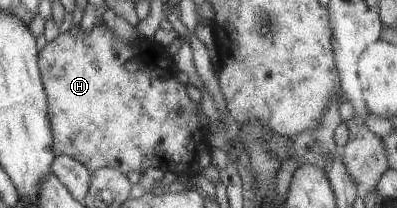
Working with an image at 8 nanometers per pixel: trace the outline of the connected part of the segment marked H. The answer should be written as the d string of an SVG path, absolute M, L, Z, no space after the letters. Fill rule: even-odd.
M98 18L89 31L82 30L79 25L72 25L69 30L63 33L60 32L52 41L46 42L42 50L37 53L37 66L39 67L41 84L47 99L51 150L55 156L63 155L71 157L73 160L78 160L78 163L86 167L89 172L93 172L98 168L111 167L126 175L130 171L143 172L148 167L159 167L163 171L175 173L178 178L183 180L195 177L204 166L211 163L210 145L206 138L207 133L201 132L200 119L197 114L200 109L185 94L185 85L181 85L176 80L178 72L174 69L174 64L170 54L167 52L167 48L160 47L158 43L154 43L152 38L137 37L132 41L122 41L108 29L102 18ZM129 59L134 59L137 63L137 69L133 73L128 73L123 66L123 63Z

